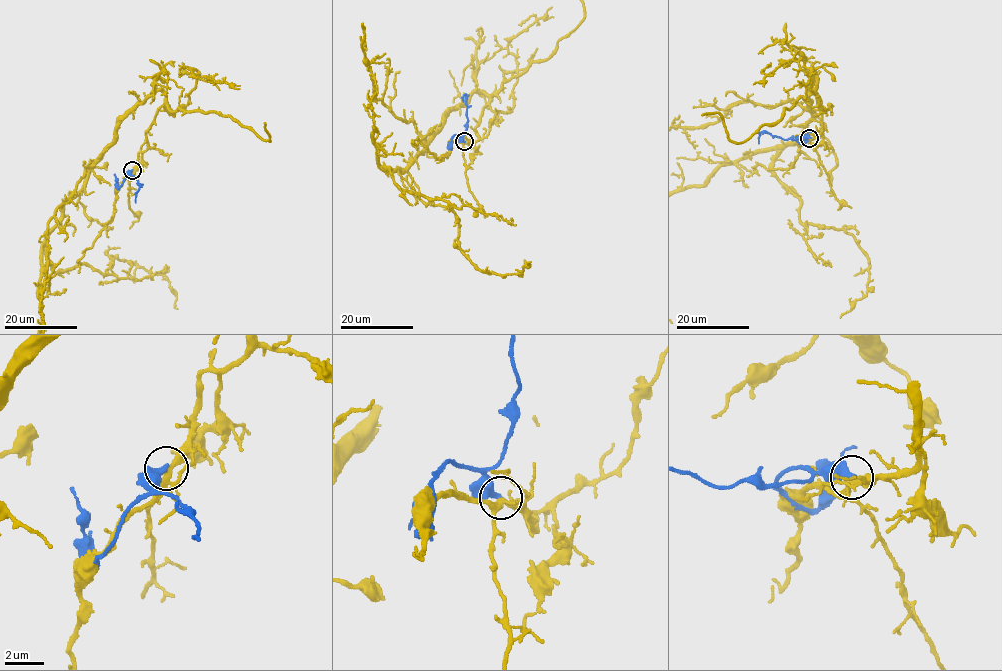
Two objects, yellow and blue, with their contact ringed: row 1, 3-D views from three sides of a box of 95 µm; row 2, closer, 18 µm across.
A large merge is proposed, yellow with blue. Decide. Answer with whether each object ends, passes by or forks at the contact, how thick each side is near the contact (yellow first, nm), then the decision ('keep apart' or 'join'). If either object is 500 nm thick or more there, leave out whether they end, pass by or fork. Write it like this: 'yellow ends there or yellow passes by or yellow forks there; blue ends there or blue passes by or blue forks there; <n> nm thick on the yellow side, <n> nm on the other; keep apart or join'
yellow forks there; blue ends there; 220 nm thick on the yellow side, 380 nm on the other; keep apart

